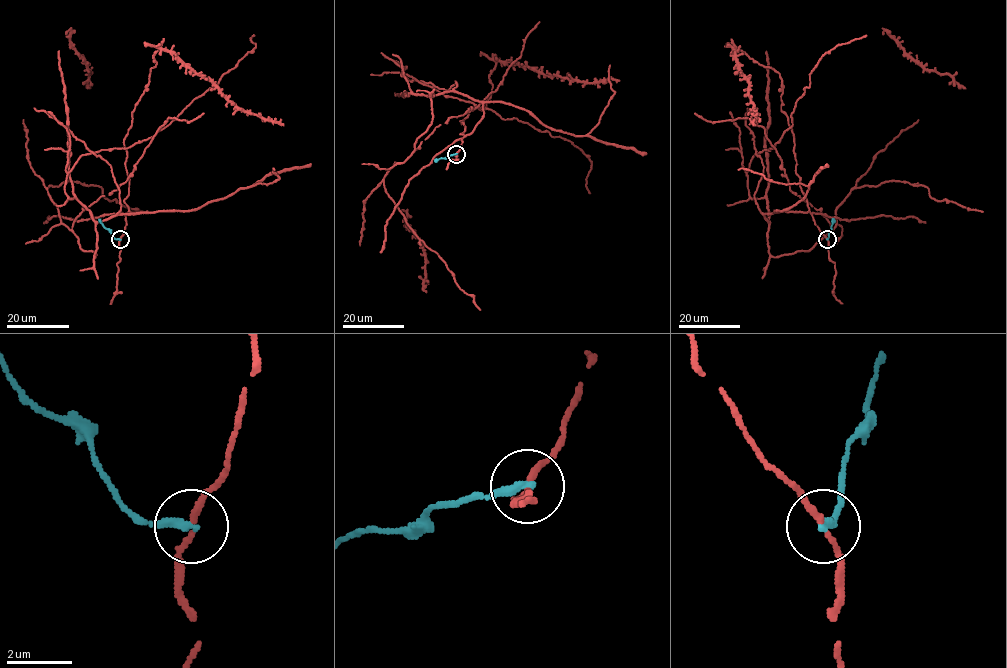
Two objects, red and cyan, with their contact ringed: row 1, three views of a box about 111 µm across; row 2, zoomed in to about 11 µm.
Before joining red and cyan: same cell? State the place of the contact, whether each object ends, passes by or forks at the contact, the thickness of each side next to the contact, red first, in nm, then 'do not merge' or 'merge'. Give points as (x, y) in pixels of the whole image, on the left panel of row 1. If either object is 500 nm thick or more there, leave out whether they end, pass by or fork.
(120, 239) | red passes by | cyan ends | 160/280 nm | do not merge

